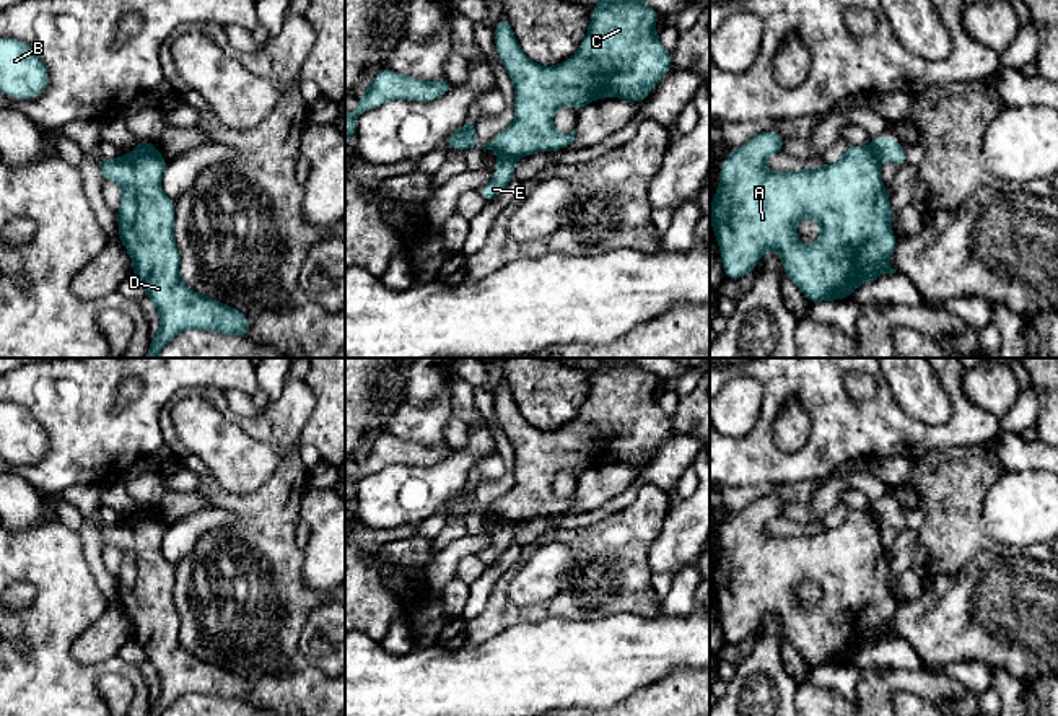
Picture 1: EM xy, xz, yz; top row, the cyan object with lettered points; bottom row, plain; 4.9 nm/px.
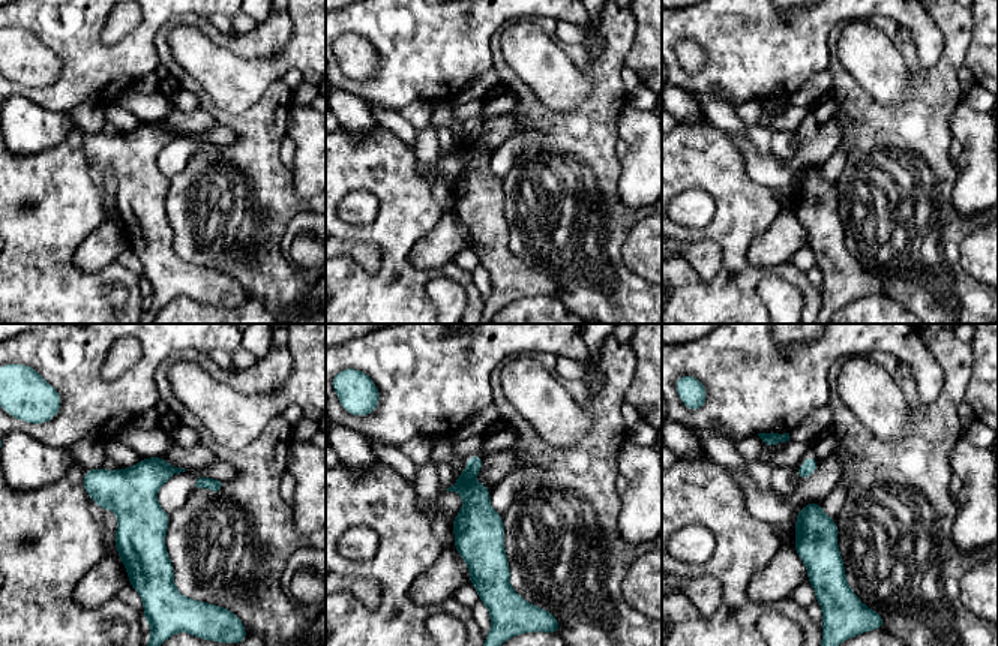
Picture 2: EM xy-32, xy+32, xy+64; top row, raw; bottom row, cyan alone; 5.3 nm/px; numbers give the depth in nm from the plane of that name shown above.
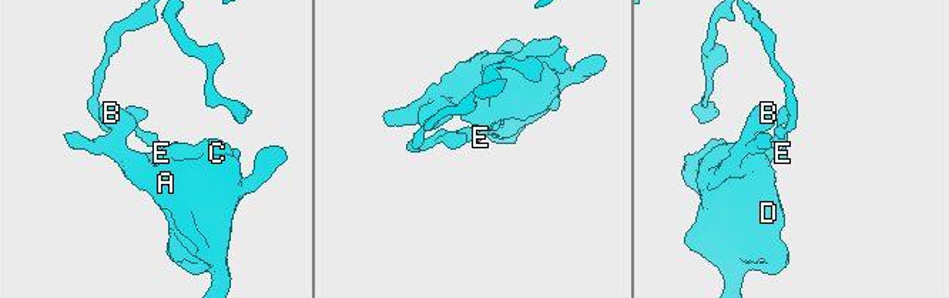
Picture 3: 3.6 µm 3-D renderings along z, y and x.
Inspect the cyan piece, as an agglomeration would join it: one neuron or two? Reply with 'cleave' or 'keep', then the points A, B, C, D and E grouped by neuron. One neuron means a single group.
cleave | A B C D / E

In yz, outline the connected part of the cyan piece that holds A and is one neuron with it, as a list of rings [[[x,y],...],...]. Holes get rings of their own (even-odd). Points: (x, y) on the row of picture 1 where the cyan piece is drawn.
[[[762,130],[732,150],[719,168],[719,187],[710,207],[710,221],[726,278],[747,275],[765,251],[778,251],[786,278],[798,285],[807,301],[817,304],[846,299],[858,286],[884,273],[895,273],[889,265],[897,246],[890,223],[894,212],[872,148],[848,145],[838,163],[814,169],[767,171],[765,159],[783,153],[785,140],[773,130]],[[804,218],[812,218],[820,226],[820,236],[812,246],[802,244],[796,234],[796,225]]]

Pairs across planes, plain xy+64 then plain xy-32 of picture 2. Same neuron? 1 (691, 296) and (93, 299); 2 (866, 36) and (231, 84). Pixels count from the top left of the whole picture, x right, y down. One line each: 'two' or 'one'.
1: one
2: one

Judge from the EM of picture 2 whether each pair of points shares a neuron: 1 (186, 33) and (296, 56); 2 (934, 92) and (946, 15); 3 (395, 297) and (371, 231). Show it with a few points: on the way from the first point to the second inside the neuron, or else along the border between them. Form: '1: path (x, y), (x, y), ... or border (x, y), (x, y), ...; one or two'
1: path (213, 60), (221, 68), (269, 68); one
2: path (944, 72), (952, 60), (952, 35); one
3: path (389, 281), (387, 248); one

